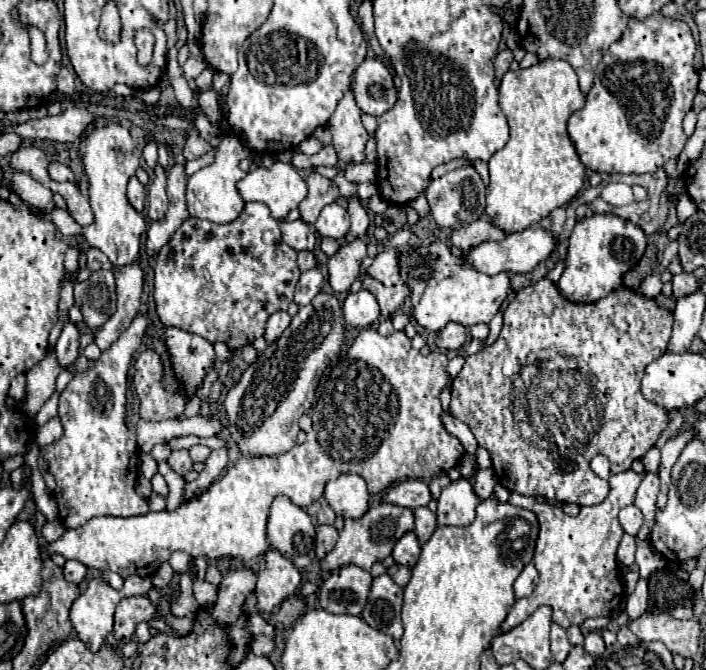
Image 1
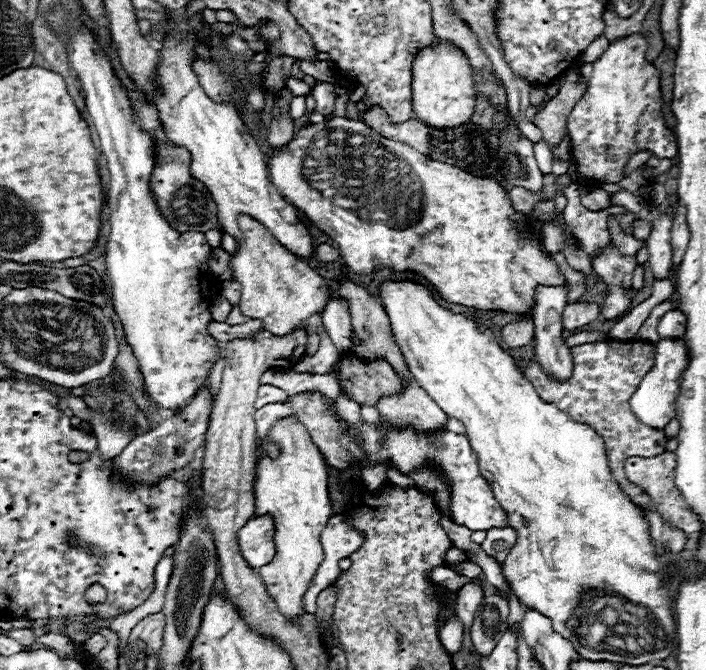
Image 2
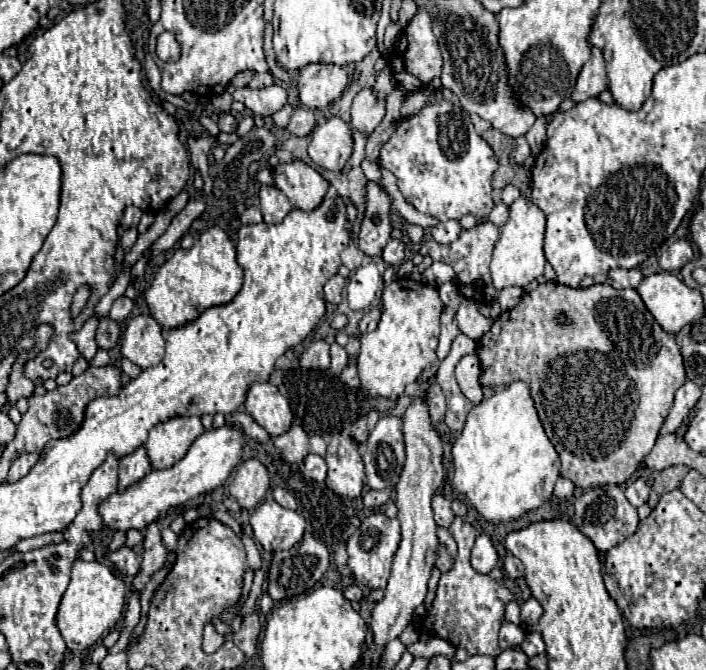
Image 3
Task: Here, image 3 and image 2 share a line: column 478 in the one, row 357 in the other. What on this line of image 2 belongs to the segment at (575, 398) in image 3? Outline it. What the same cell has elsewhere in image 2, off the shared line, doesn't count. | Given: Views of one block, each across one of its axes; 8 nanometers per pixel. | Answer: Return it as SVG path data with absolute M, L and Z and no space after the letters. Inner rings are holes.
M344 354L334 368L340 388L354 402L376 406L380 396L392 396L402 392L400 378L394 374L392 366L378 358L370 364L354 354Z

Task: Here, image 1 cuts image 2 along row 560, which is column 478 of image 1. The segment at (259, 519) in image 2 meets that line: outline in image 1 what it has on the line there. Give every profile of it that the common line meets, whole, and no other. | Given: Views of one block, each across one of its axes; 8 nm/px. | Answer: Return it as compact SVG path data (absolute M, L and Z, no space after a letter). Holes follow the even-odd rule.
M530 226L522 232L516 234L508 234L502 242L484 242L476 248L472 248L468 254L464 254L464 258L478 270L484 274L498 274L498 272L532 272L542 260L546 260L552 250L556 248L558 240L552 234L552 230L546 228L538 228L538 226Z

